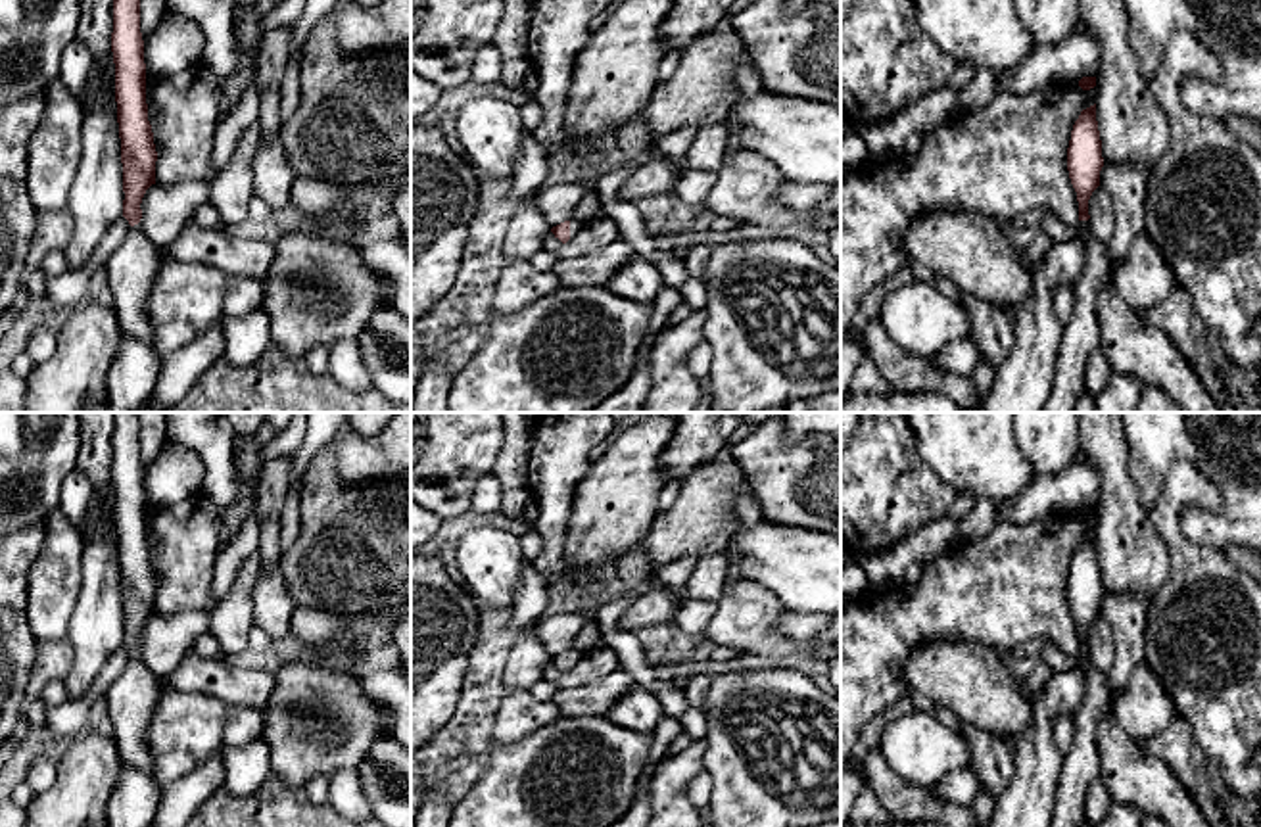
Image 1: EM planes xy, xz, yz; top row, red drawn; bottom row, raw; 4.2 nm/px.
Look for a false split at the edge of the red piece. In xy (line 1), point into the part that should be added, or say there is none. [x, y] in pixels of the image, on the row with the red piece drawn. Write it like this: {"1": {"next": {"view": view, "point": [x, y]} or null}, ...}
{"1": {"next": {"view": "xy", "point": [131, 269]}}}

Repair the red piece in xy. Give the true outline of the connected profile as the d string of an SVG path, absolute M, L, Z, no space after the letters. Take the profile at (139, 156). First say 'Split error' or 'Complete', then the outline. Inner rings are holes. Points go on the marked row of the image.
Split error. M113 0L111 52L123 163L123 217L131 226L125 240L109 255L106 274L121 330L152 347L154 326L146 303L163 263L140 224L140 203L146 190L155 184L157 161L146 104L140 0Z

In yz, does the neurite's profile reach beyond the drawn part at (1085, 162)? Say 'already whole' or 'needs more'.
needs more

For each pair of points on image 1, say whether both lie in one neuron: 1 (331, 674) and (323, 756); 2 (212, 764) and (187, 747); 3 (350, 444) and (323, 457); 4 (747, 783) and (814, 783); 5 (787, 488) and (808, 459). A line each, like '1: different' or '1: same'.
1: same
2: different
3: different
4: same
5: same

